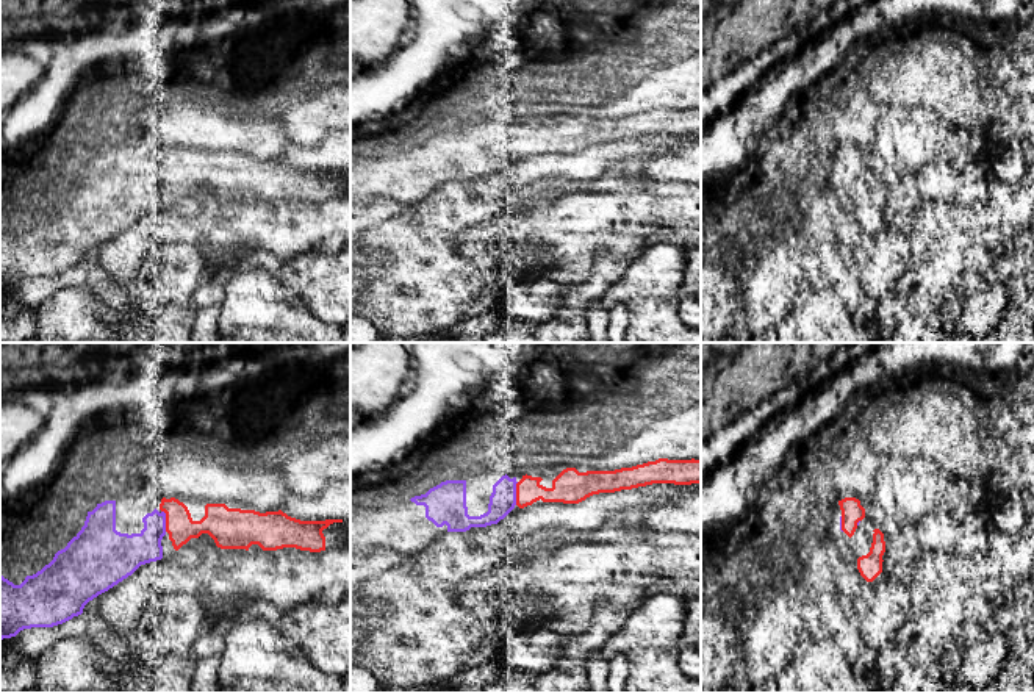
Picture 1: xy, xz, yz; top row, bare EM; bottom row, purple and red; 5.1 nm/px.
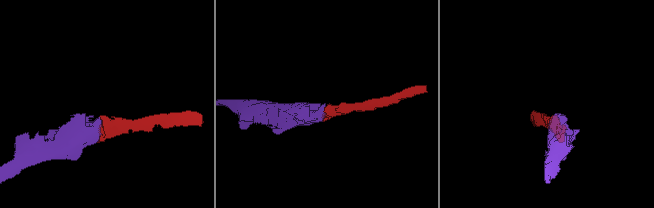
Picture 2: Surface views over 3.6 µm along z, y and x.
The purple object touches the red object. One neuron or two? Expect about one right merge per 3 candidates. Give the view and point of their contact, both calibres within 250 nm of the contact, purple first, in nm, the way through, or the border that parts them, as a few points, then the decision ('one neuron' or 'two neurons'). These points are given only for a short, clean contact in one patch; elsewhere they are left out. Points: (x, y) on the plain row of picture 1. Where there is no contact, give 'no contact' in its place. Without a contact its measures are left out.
xz (515, 143) | 140/130 nm | one neuron

